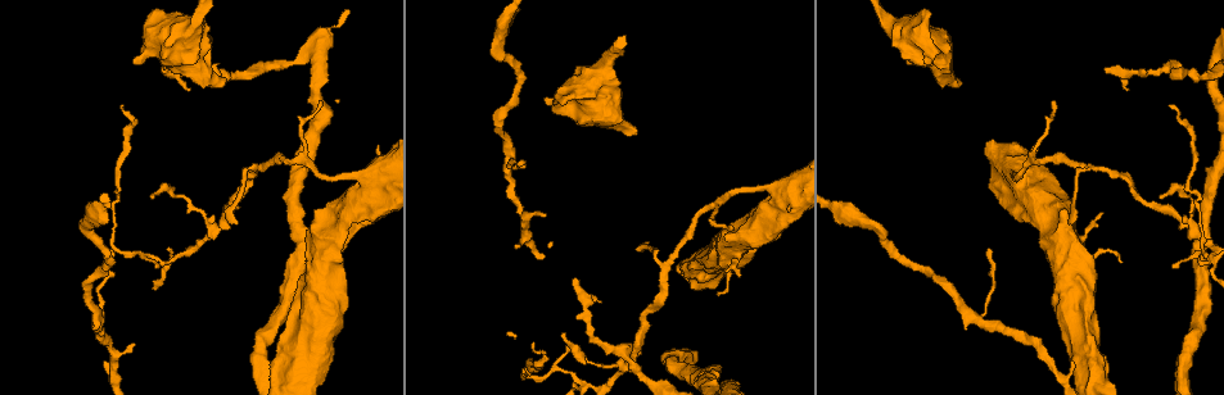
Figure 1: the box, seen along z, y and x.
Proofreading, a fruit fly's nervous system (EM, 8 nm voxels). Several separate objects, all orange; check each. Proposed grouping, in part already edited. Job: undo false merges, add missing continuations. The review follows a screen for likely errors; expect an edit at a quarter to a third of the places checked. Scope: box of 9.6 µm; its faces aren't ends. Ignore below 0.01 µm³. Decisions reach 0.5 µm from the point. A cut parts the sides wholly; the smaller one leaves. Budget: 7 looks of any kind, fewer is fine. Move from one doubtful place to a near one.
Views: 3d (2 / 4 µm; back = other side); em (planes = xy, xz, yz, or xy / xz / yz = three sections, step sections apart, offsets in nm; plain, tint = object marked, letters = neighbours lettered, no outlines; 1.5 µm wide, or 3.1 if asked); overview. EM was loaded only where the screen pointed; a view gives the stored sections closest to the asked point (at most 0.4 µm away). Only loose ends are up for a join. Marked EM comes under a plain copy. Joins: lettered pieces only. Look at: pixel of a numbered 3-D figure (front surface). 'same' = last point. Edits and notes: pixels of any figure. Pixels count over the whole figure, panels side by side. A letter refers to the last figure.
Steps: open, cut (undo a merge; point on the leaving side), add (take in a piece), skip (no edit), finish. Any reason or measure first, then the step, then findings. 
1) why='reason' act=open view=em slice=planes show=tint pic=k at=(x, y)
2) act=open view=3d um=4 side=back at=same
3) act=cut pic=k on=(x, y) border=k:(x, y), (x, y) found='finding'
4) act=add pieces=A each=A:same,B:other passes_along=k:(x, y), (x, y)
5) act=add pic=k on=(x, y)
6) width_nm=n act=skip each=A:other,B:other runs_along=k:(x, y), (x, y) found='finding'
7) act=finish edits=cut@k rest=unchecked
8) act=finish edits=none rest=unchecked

why='free end' act=open view=em slice=planes show=letters pic=1 at=(136, 61)

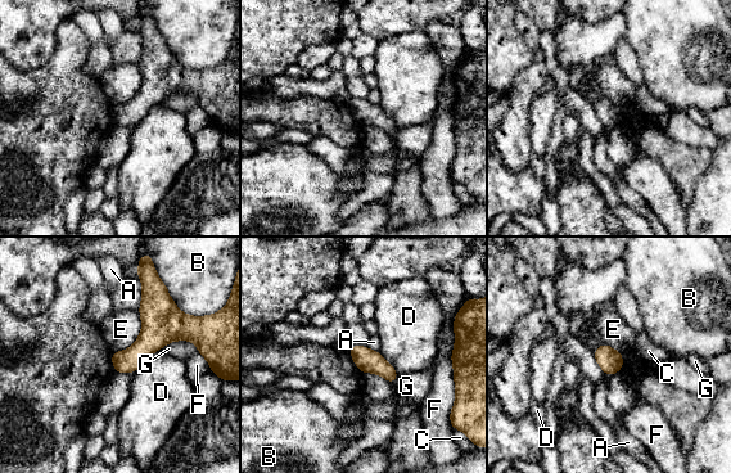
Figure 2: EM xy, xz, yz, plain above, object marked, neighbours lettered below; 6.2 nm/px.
width_nm=150 longest_contact=E:320nm act=skip each=A:other,B:other,C:other,D:other,E:other,F:other,G:other found='no lettered piece goes on from it'

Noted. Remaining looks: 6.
why='three arms meet' act=open view=3d um=2 pic=1 at=(1093, 167)

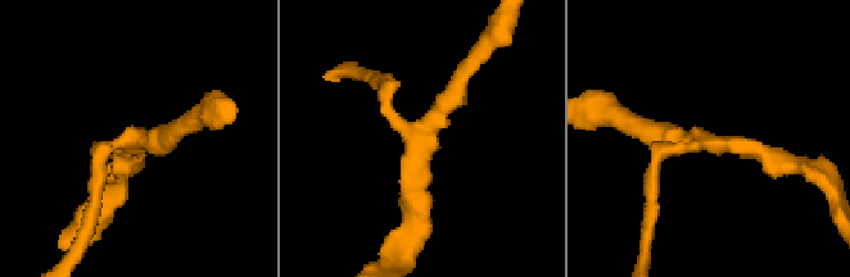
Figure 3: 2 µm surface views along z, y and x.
act=open view=em slice=xy step=4 show=letters pic=3 at=(706, 138)

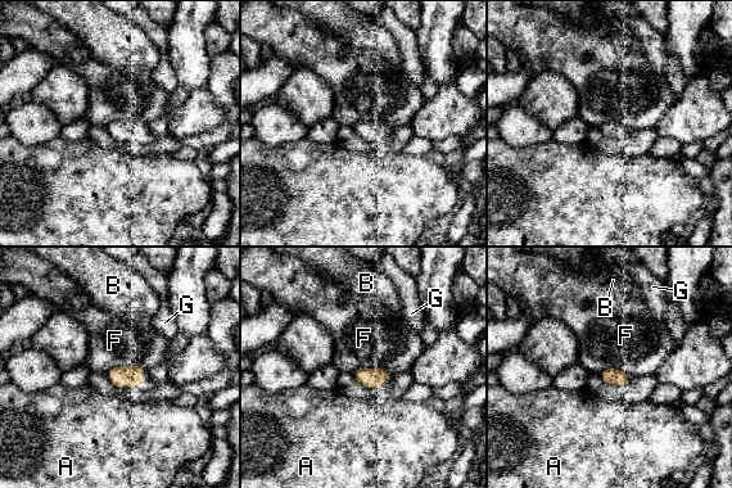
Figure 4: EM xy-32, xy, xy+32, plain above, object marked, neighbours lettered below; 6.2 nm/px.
why='cut it another way' act=open view=em slice=planes show=letters at=same

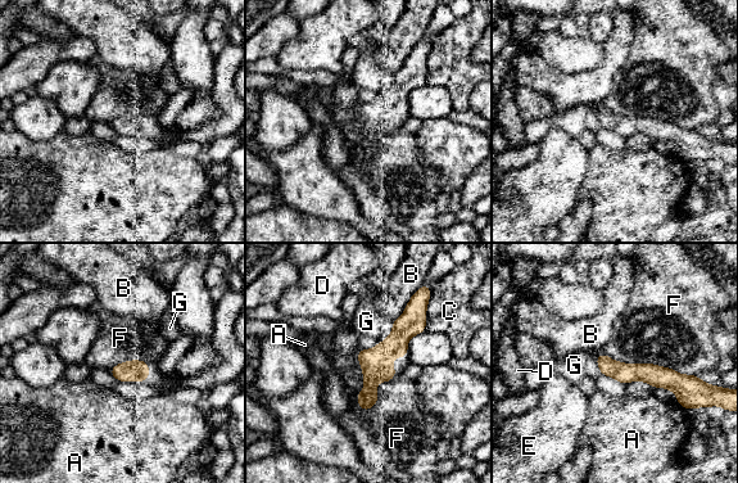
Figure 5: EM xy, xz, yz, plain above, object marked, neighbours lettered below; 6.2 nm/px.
act=skip each=A:other,B:other,C:other,D:other,E:other,F:other,G:other found='all the same neuron'

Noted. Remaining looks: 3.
why='an open end' act=open view=3d um=4 pic=1 at=(601, 300)

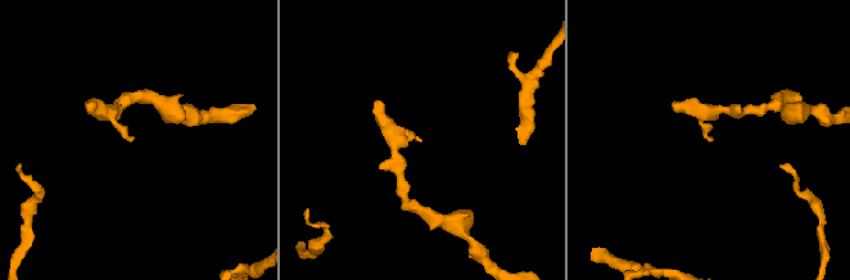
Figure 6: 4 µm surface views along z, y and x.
why='shape alone is not enough' act=open view=em slice=planes show=letters pic=6 at=(418, 140)

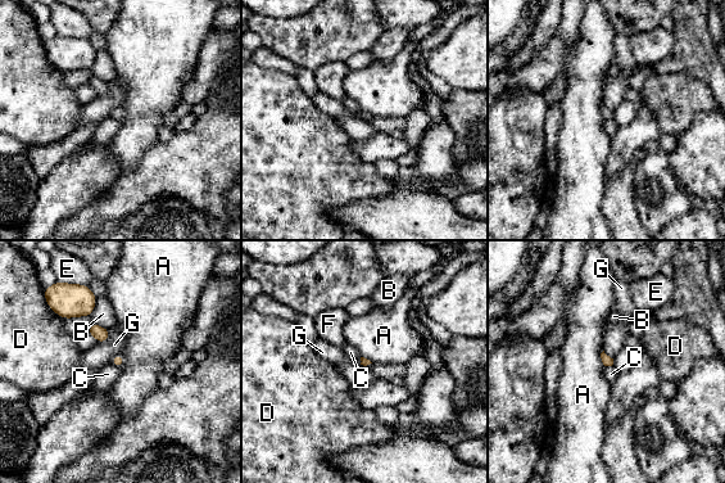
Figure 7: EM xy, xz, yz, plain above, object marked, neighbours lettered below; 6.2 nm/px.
act=skip each=A:other,B:other,C:other,D:other,E:other,F:other,G:other found='none of them fits'

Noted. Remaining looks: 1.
act=finish edits=none rest=unchecked

